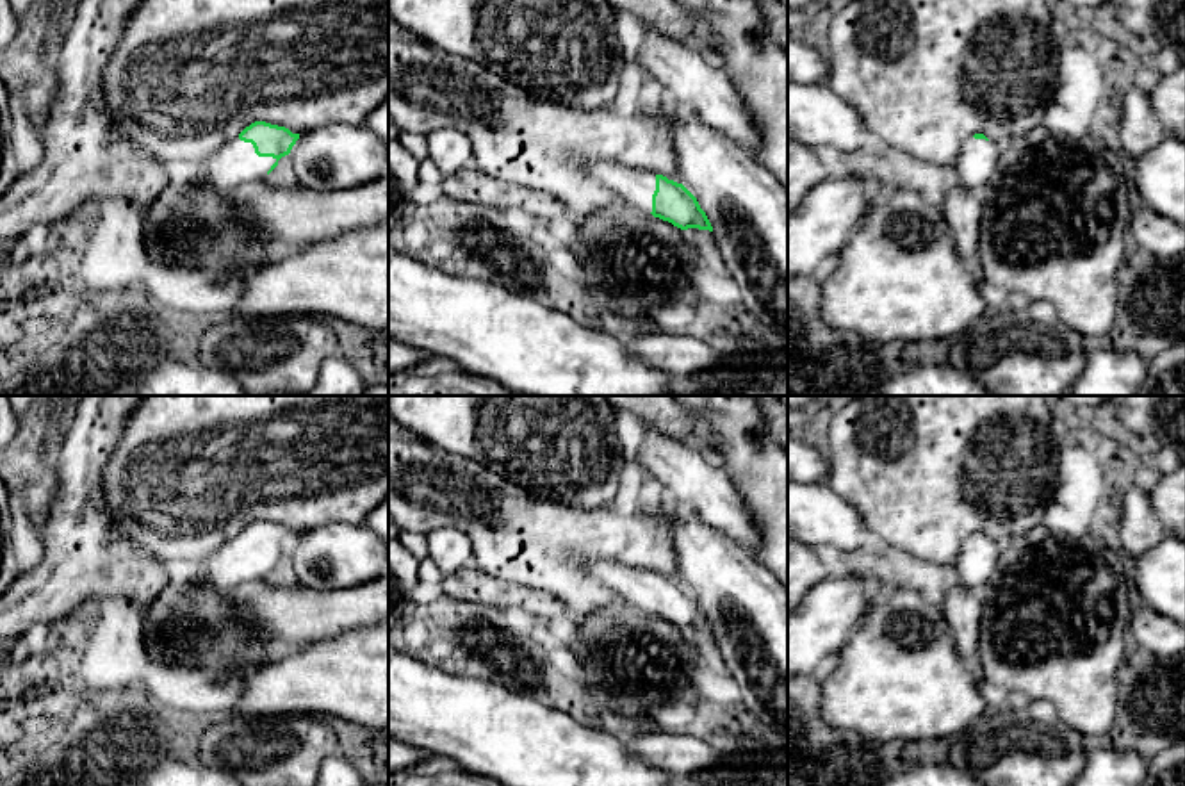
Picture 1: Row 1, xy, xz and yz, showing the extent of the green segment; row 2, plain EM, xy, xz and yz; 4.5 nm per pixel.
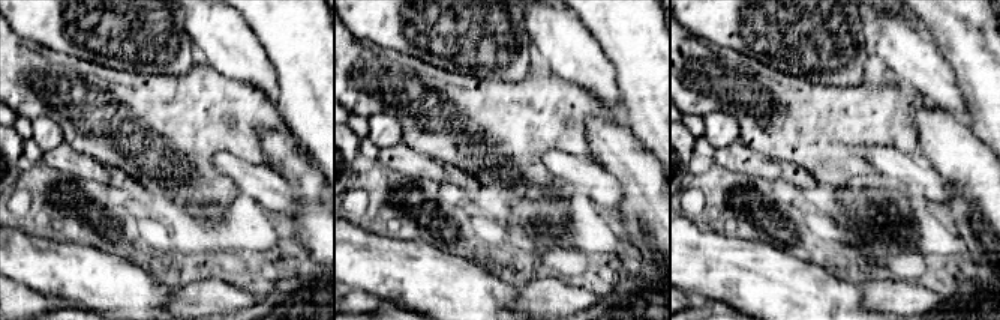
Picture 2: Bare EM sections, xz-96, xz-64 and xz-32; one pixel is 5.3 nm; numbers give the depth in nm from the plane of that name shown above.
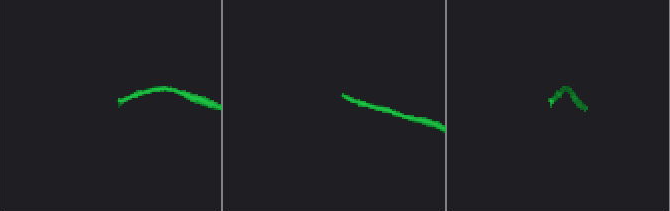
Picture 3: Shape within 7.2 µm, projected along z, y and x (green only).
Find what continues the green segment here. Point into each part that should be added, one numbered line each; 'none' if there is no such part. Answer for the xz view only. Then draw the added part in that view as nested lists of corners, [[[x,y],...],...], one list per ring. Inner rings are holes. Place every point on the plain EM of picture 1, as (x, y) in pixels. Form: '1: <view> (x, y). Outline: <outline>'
1: xz (635, 587). Outline: [[[584,560],[583,567],[606,586],[613,588],[620,595],[622,604],[643,613],[652,611],[652,594],[656,590],[658,572],[606,560]]]

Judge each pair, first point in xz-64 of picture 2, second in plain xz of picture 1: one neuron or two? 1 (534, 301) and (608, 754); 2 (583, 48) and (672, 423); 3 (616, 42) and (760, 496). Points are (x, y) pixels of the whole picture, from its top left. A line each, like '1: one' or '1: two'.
1: two
2: two
3: one

